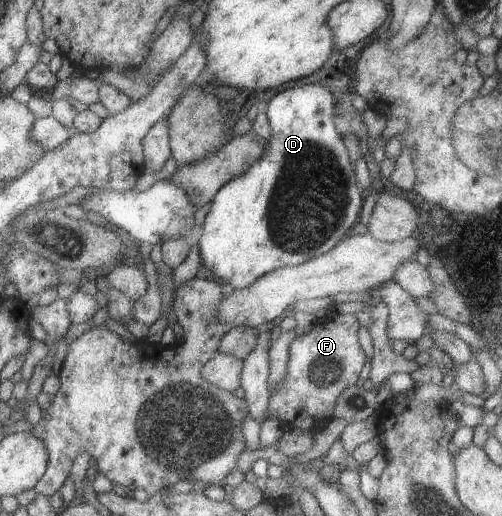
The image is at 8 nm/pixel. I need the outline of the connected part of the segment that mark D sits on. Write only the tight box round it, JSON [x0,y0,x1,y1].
[198,86,361,290]

